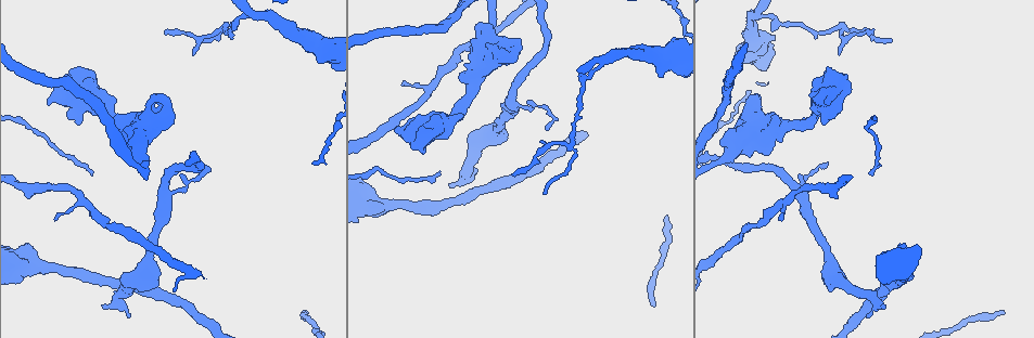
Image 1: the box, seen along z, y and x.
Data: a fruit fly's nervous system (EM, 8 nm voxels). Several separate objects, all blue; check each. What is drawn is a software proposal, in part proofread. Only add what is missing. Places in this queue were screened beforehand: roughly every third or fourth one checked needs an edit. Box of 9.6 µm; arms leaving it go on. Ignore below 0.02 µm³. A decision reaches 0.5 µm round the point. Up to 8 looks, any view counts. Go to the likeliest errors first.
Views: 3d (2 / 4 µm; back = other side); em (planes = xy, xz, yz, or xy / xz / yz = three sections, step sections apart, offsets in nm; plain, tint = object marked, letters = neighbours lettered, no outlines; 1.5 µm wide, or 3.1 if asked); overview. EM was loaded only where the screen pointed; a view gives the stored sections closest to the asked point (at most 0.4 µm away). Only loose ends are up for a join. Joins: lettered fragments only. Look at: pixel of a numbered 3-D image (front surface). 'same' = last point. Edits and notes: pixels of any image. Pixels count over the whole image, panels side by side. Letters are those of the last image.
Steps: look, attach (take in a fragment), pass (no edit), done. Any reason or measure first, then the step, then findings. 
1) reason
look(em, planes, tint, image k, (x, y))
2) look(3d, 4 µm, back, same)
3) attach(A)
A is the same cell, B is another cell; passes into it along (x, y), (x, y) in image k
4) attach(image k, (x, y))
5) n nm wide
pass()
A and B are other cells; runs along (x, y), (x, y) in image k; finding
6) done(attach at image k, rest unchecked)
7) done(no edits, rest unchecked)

stops while still wide
look(em, yz, step 8, letters, image 1, (67, 74))

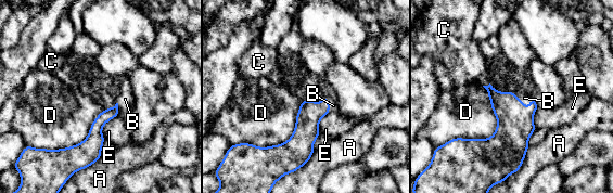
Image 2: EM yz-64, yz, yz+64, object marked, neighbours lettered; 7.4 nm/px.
cut it another way
look(em, planes, letters, same)

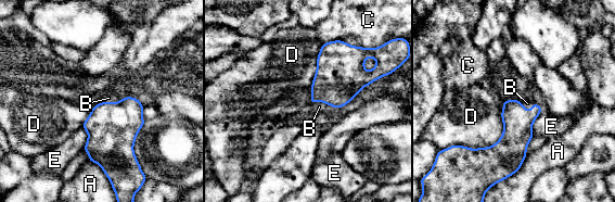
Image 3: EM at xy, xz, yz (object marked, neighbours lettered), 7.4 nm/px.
200 nm wide
attach(B)
B is the same cell, A, C, D and E are other cells; passes into it along (517, 122), (525, 108), (527, 103) in image 3; it goes on there

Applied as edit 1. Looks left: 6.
thin end
look(3d, 4 µm, image 1, (167, 29))

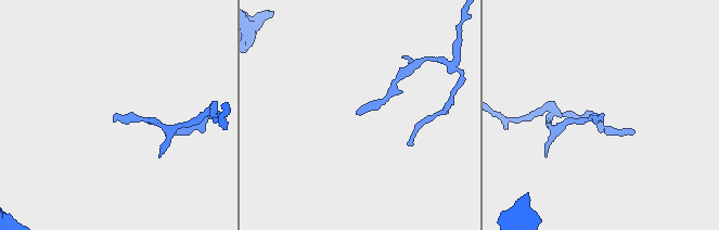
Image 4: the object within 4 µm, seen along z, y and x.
need the tissue
look(em, yz, step 8, plain, image 4, (360, 107))

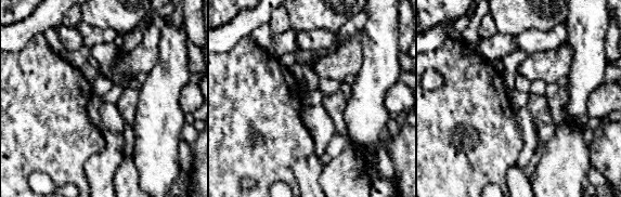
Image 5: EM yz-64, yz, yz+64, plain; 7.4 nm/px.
see the neighbours
look(em, yz, step 8, letters, same)

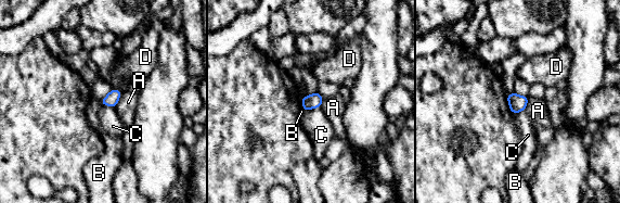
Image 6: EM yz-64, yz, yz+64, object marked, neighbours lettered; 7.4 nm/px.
pass()
A, B, C and D are other cells; no lettered fragment goes on from it

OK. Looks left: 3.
done(attach at image 3, rest unchecked)

